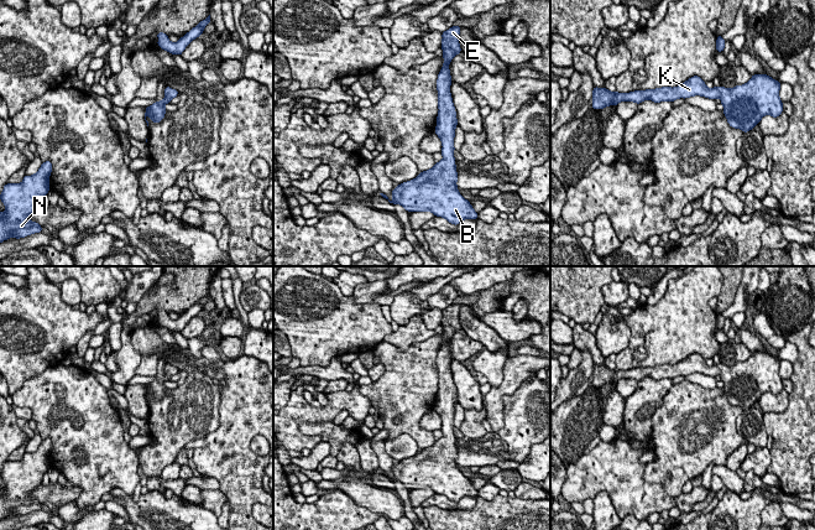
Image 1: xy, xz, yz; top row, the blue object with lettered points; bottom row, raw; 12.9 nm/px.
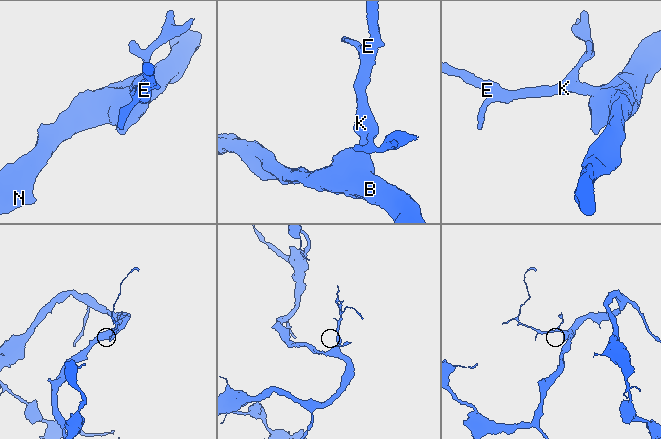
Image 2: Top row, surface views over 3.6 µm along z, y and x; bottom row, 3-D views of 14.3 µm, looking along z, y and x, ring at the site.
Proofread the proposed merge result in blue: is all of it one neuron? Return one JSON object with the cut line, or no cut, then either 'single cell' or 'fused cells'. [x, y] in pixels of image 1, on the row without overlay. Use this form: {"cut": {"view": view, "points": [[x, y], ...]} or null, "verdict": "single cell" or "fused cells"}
{"cut": null, "verdict": "single cell"}

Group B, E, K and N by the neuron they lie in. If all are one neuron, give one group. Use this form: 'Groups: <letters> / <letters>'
Groups: B E K N

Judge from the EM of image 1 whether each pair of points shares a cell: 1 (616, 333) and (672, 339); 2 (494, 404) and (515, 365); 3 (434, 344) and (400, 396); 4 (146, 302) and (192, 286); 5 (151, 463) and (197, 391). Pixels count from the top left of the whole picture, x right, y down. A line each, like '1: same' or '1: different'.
1: different
2: same
3: same
4: same
5: same

